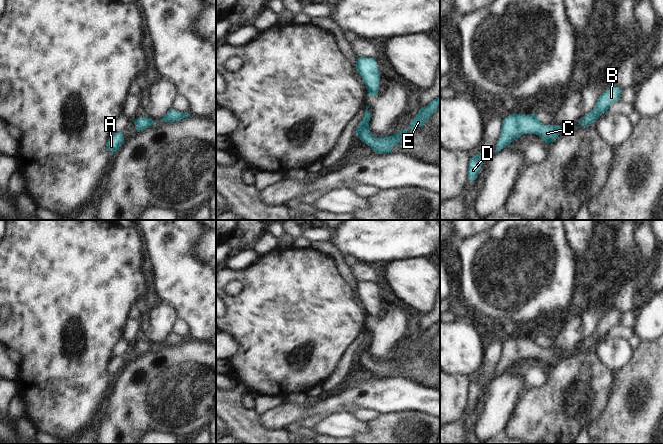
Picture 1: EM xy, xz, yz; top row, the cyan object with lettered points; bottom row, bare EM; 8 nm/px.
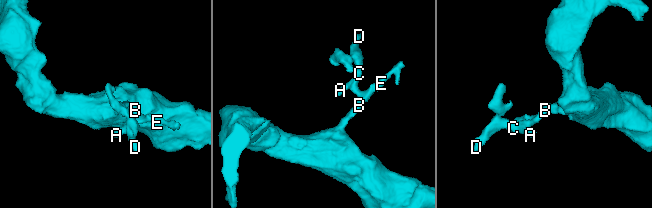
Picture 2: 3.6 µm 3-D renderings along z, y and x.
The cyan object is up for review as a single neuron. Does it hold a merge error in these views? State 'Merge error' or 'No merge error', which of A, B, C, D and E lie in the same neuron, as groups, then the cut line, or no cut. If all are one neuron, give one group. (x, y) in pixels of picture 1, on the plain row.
No merge error. Groups: A B C D E. No split

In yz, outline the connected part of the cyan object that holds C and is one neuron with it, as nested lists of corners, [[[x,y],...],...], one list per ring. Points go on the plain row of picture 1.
[[[534,337],[529,339],[511,338],[502,345],[502,354],[495,377],[518,363],[521,359],[536,358],[541,360],[546,367],[551,367],[556,364],[561,355],[563,353],[560,350],[542,348]]]

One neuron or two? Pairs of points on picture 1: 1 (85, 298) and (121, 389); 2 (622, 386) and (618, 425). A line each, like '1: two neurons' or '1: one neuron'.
1: two neurons
2: one neuron

